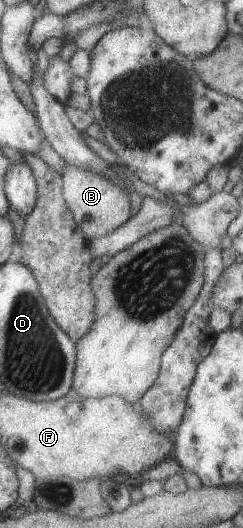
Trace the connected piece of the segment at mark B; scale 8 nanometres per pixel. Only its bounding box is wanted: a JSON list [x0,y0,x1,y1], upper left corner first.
[63,163,132,241]

